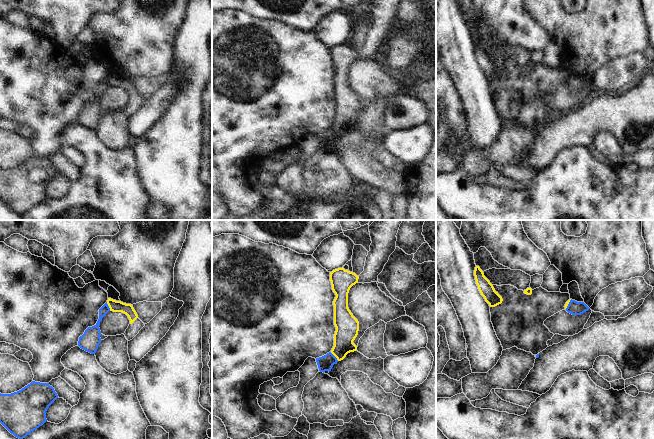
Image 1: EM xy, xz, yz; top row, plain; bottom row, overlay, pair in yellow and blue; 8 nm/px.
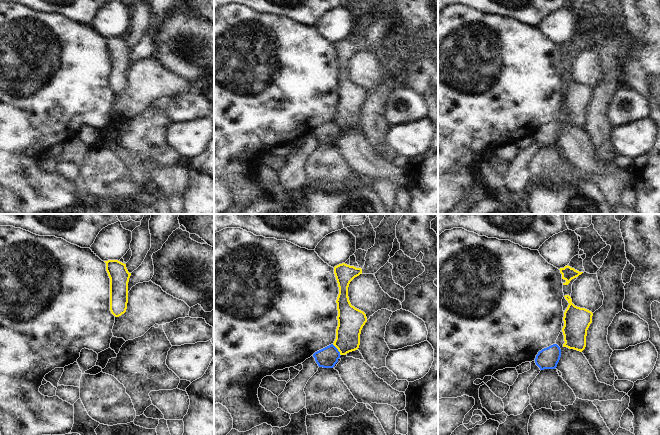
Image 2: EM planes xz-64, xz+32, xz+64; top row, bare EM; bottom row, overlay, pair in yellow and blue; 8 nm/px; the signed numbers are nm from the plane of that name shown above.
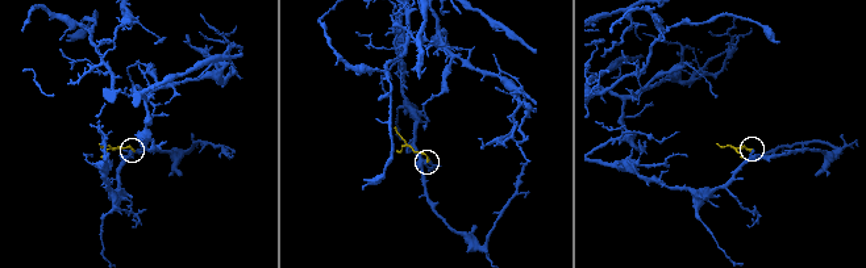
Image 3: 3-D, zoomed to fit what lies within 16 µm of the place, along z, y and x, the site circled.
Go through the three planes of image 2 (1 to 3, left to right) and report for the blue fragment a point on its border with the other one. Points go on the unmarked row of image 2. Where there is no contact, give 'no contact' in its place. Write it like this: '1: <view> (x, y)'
1: no contact
2: xz+32 (338, 126)
3: no contact

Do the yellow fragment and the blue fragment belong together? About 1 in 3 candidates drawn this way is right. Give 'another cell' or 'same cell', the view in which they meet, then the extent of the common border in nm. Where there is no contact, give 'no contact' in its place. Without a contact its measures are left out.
another cell | xy | 80 nm

